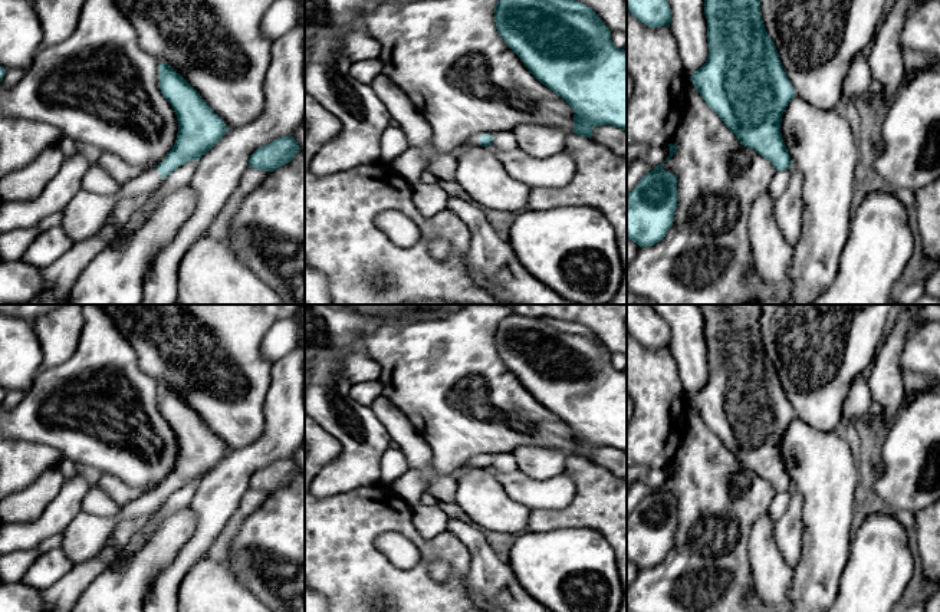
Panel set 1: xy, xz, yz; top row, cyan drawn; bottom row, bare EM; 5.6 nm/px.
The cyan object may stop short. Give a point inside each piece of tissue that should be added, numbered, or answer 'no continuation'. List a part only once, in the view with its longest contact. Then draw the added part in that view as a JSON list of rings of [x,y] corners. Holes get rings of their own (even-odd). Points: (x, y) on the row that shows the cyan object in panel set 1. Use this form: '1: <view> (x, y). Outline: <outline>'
1: xy (86, 213). Outline: [[[154,167],[121,185],[114,195],[95,194],[80,188],[62,211],[60,227],[73,243],[101,233],[109,218],[124,227],[162,182],[164,178]]]

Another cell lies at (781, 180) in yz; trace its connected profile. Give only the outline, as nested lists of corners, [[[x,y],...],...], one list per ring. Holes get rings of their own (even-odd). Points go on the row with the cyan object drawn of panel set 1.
[[[792,165],[788,170],[776,171],[776,174],[773,175],[773,178],[768,187],[768,193],[773,201],[776,201],[783,194],[793,171],[795,171],[795,168]]]

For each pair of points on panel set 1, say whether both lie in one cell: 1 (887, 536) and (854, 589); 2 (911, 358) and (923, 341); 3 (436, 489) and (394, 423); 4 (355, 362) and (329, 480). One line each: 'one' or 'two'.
1: one
2: one
3: one
4: two

